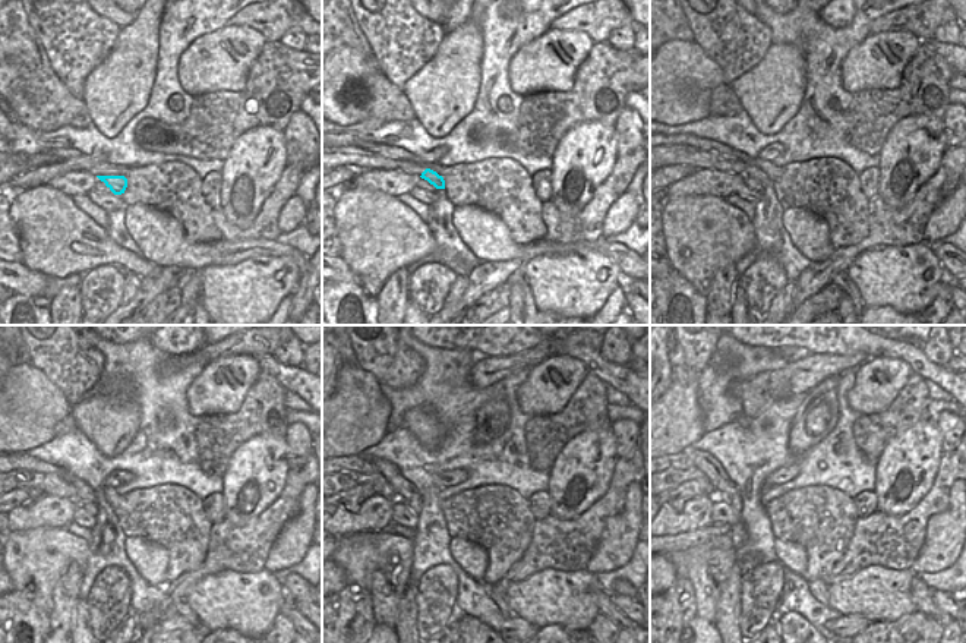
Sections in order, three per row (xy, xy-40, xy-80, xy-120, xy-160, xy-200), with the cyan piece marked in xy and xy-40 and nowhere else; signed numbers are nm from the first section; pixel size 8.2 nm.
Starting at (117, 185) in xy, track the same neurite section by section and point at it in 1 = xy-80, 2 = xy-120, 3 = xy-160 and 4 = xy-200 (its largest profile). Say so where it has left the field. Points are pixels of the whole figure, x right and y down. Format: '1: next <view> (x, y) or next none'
1: next xy-80 (753, 172)
2: next xy-120 (84, 494)
3: next xy-160 (403, 488)
4: next xy-200 (706, 463)

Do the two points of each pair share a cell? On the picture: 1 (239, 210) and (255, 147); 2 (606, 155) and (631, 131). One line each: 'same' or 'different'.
1: same
2: different

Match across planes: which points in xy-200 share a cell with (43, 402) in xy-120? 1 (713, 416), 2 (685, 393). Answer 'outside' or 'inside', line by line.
1: outside
2: inside

